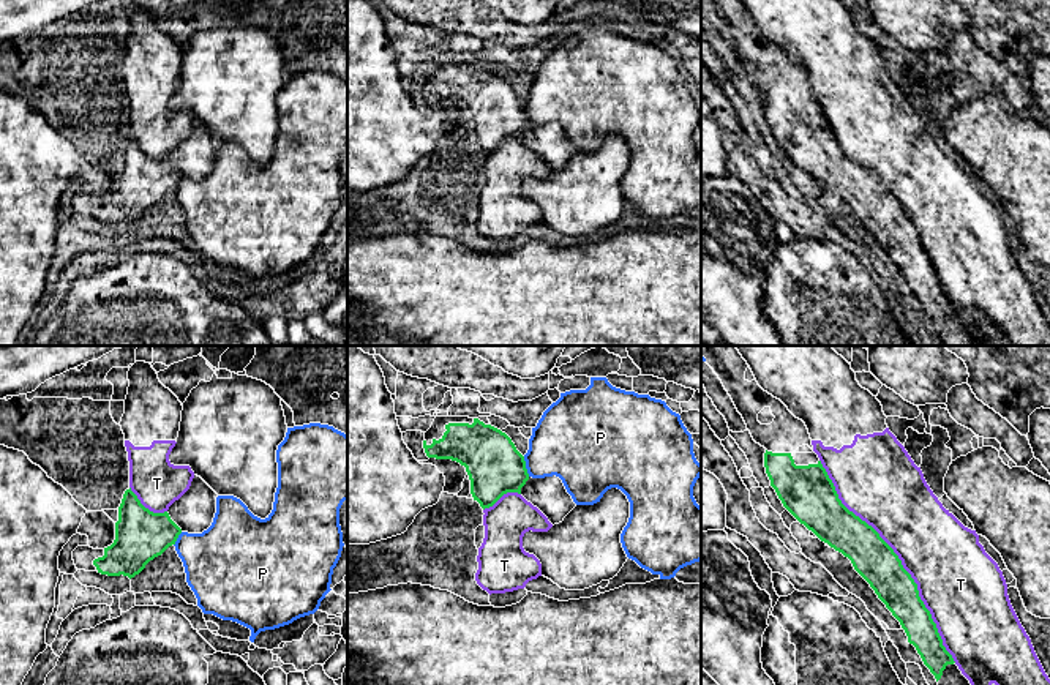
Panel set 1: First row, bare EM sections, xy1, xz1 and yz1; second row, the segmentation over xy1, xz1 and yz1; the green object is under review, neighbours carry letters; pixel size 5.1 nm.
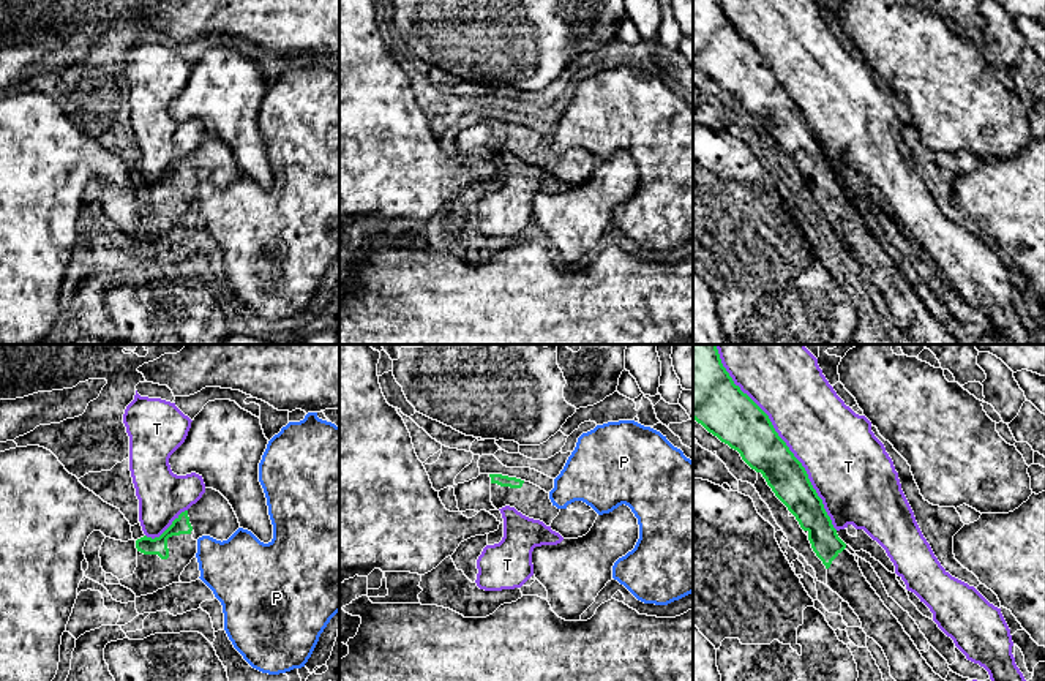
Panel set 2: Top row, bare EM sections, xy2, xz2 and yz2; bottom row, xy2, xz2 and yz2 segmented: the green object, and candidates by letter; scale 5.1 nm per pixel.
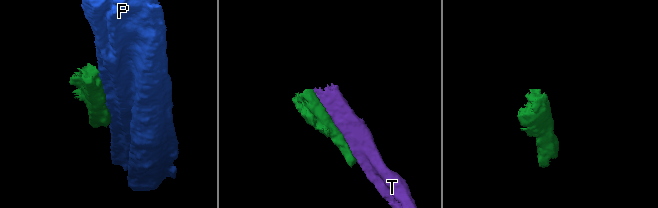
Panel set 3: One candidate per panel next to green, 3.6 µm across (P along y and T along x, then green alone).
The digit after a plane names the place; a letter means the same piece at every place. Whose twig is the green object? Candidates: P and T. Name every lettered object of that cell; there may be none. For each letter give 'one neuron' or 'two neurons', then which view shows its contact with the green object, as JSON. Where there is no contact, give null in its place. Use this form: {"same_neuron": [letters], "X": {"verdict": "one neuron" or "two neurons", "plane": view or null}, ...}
{"same_neuron": [], "P": {"verdict": "two neurons", "plane": "xz1"}, "T": {"verdict": "two neurons", "plane": "yz1"}}

